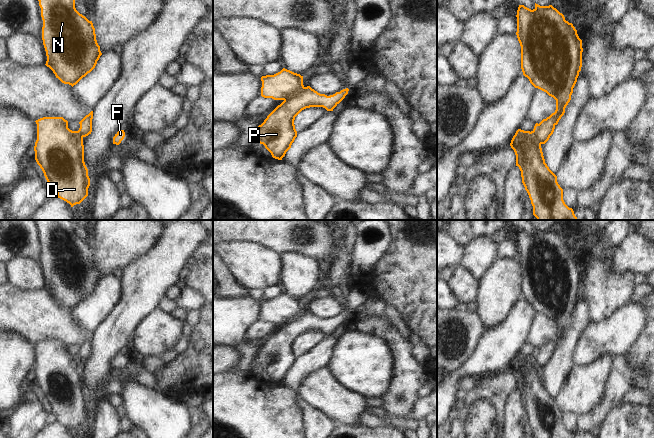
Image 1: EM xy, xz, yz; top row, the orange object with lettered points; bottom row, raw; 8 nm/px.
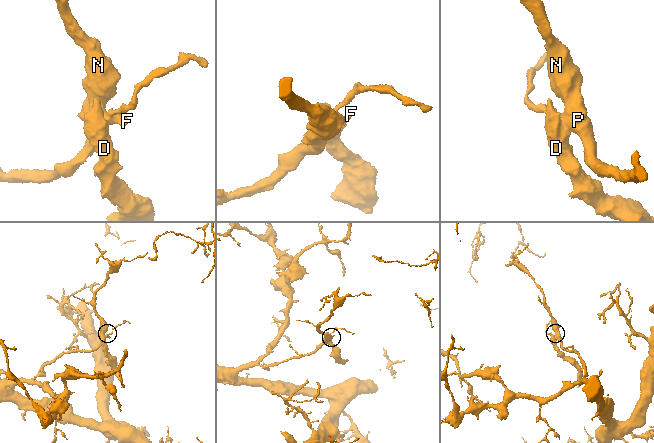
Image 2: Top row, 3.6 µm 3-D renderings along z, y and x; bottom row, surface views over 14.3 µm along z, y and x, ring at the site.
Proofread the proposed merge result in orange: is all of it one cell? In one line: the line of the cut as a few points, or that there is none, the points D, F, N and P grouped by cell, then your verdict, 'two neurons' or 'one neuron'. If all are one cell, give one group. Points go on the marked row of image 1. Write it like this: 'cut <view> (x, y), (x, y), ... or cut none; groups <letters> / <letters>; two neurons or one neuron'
cut xz (305, 87), (284, 100); groups D / F N P; two neurons

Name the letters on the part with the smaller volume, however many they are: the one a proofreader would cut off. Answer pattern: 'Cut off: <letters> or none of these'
Cut off: D

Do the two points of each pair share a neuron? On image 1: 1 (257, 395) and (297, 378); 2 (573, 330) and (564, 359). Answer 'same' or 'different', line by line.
1: different
2: same

